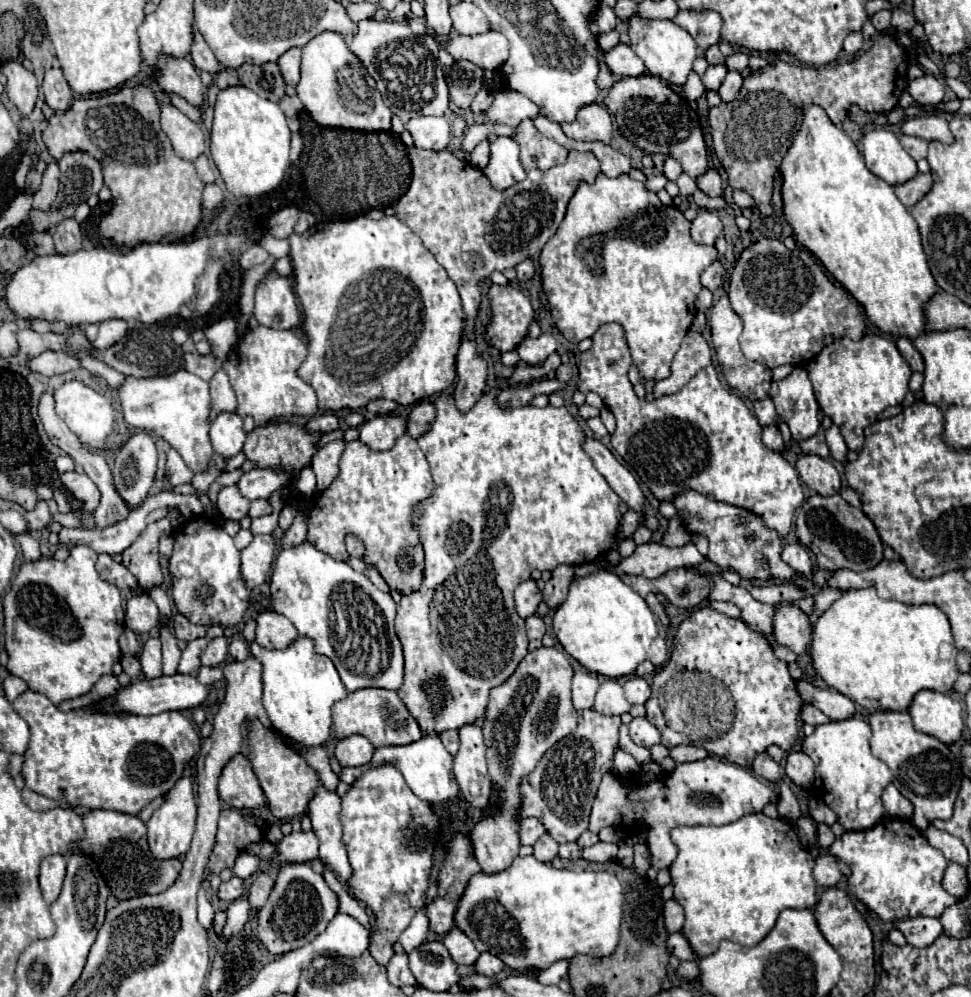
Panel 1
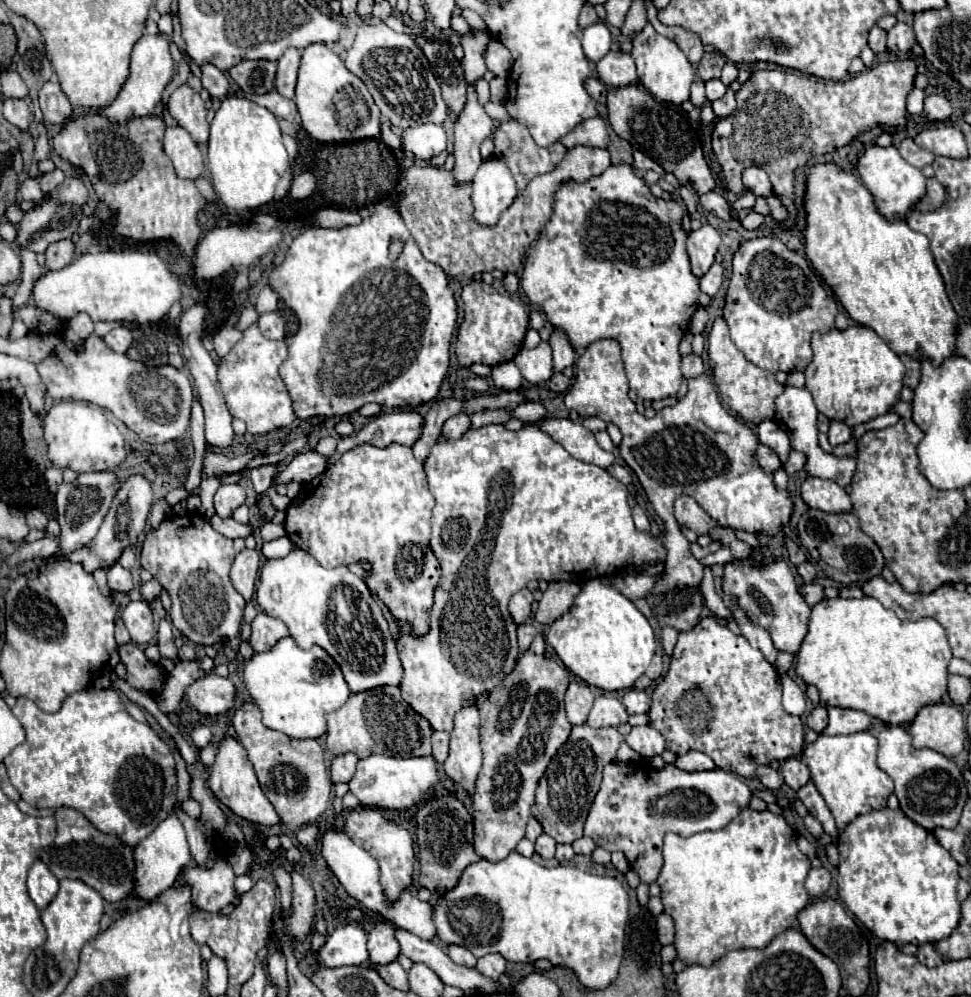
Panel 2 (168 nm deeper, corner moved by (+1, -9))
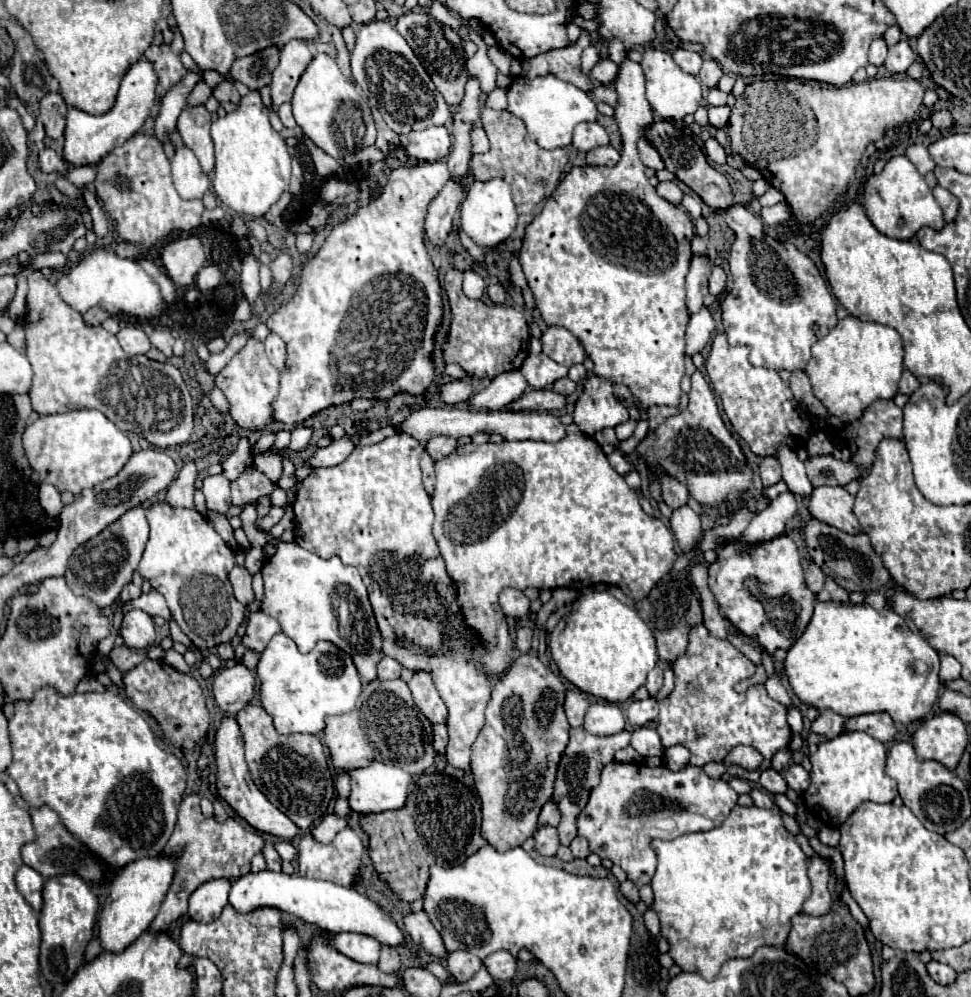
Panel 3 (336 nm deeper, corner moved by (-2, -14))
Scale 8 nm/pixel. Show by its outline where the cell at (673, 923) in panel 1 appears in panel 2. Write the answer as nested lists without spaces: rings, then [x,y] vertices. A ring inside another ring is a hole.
[[[661,913],[657,917],[657,937],[661,945],[671,945],[673,943],[673,935],[675,935],[675,923],[669,915]]]

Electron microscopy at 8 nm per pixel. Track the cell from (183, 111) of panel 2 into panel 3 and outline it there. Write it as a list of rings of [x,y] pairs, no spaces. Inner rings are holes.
[[[186,106],[178,118],[178,132],[200,160],[202,170],[214,168],[214,142],[210,136],[210,112],[204,106]]]

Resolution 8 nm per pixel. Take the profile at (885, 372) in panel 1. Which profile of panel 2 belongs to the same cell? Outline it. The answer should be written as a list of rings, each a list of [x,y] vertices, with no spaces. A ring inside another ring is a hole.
[[[851,325],[843,331],[833,329],[829,333],[813,333],[811,349],[813,359],[805,369],[805,387],[813,395],[819,413],[829,419],[839,419],[849,427],[855,427],[885,415],[889,407],[899,401],[905,365],[873,329]]]

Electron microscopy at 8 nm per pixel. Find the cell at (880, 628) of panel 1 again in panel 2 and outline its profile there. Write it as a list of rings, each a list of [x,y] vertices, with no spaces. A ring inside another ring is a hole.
[[[875,597],[865,599],[823,599],[813,607],[809,631],[795,655],[795,671],[807,683],[819,689],[821,703],[827,707],[859,709],[885,721],[887,725],[911,723],[919,709],[939,703],[947,691],[947,665],[951,647],[943,627],[935,619],[903,621],[891,609],[885,609]]]

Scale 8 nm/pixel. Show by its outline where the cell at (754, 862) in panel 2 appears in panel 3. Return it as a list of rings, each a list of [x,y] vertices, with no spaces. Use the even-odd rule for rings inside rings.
[[[734,806],[726,822],[714,830],[708,832],[696,832],[696,834],[684,834],[674,840],[654,840],[654,850],[658,854],[658,868],[652,878],[652,890],[654,890],[654,904],[652,910],[662,920],[662,936],[670,944],[670,956],[672,960],[684,970],[684,972],[696,972],[706,980],[714,980],[722,968],[722,964],[730,958],[750,958],[760,946],[784,946],[790,934],[790,920],[794,914],[802,912],[804,900],[810,896],[810,880],[808,880],[808,858],[802,852],[796,838],[784,828],[782,814],[774,810],[762,810],[758,806]]]

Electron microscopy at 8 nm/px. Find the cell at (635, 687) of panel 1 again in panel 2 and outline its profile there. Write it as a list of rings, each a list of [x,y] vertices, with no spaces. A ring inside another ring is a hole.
[[[629,689],[623,697],[623,705],[627,707],[627,713],[647,713],[651,707],[651,697],[645,691],[637,691],[637,689]]]

